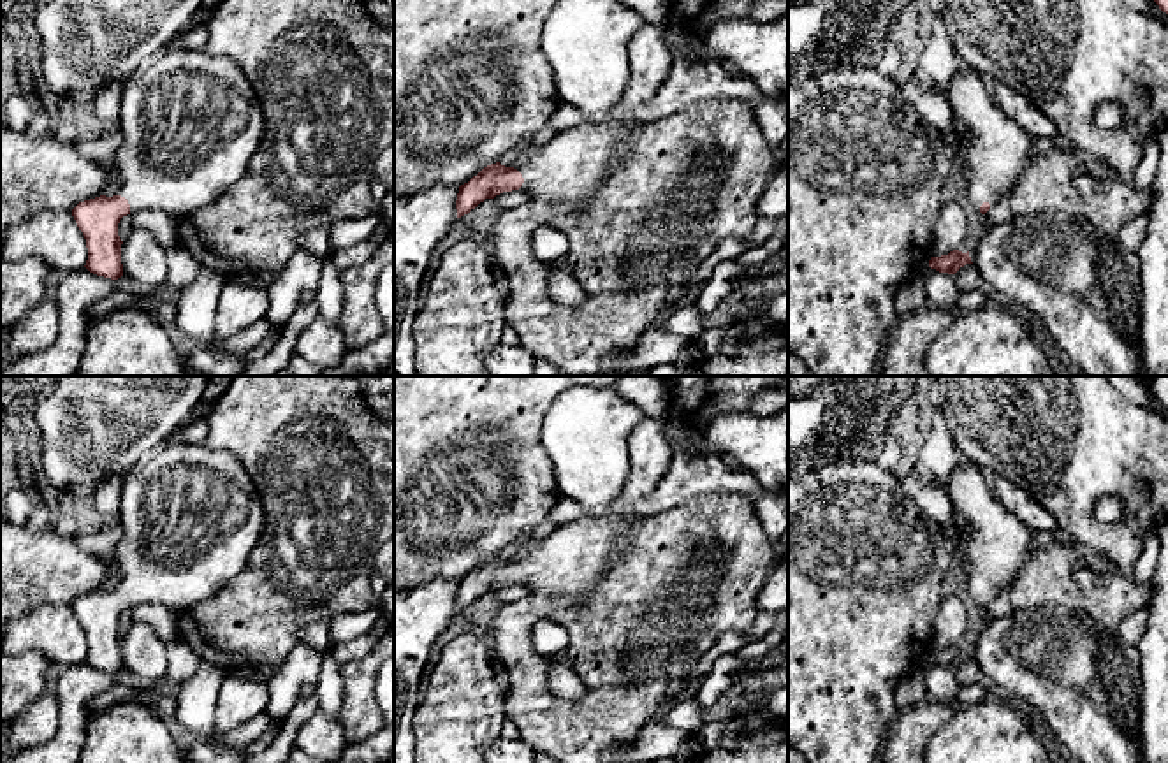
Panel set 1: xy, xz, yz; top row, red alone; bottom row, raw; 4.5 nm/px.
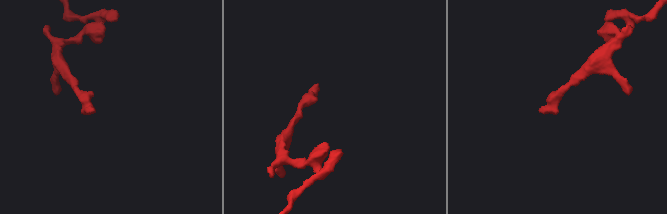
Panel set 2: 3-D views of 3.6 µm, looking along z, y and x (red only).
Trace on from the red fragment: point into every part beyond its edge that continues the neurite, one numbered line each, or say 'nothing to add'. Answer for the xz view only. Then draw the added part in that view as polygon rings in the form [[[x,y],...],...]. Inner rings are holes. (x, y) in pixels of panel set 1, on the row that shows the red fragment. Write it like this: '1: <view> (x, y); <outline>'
1: xz (569, 169); [[[646,23],[631,39],[628,56],[630,79],[612,109],[595,118],[586,116],[582,123],[558,132],[547,144],[526,153],[526,162],[517,167],[524,178],[519,190],[528,192],[531,200],[556,202],[573,213],[586,209],[612,165],[612,158],[626,146],[631,132],[642,125],[633,113],[656,97],[674,63],[672,51],[663,40],[663,28],[653,23]]]

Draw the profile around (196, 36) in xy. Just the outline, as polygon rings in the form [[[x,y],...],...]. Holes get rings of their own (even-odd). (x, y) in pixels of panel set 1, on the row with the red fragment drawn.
[[[192,21],[178,37],[176,46],[186,49],[201,49],[206,47],[209,40],[208,23]]]

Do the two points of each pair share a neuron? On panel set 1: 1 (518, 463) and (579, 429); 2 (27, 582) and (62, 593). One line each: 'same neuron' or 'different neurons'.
1: different neurons
2: same neuron

